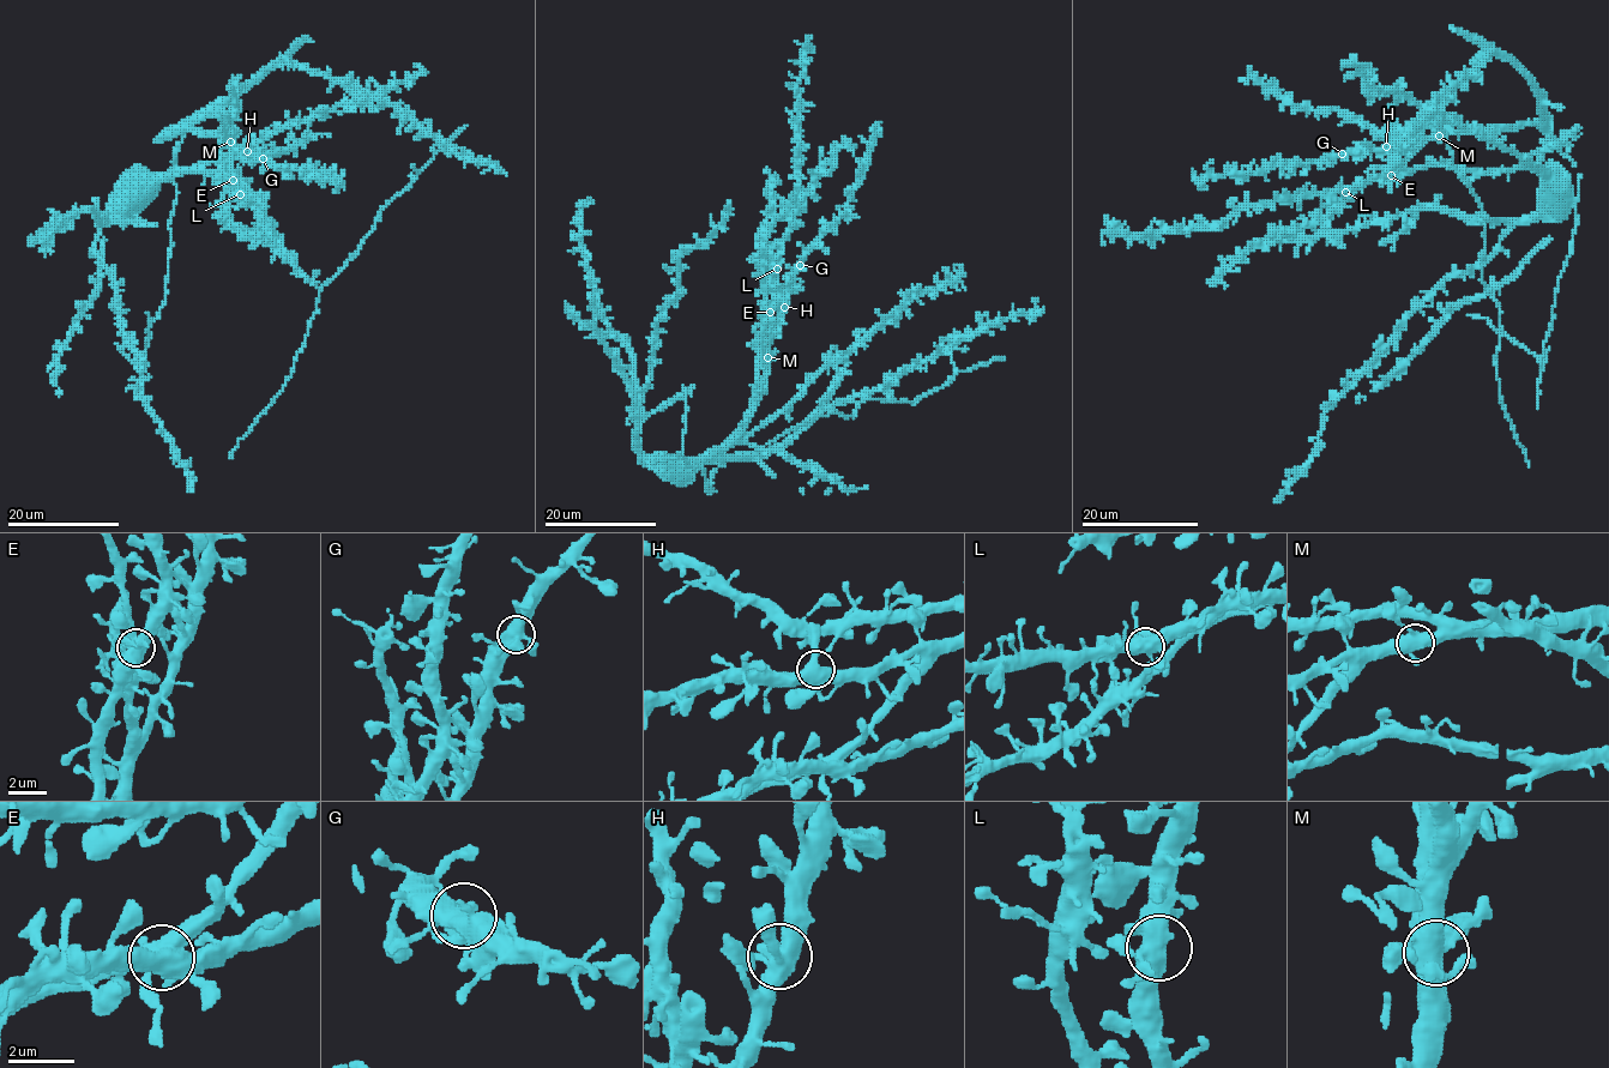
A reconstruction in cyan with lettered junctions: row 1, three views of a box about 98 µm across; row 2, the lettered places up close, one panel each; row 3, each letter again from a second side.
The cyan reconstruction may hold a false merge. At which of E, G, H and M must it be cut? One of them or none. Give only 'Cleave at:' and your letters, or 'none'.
Cleave at: none

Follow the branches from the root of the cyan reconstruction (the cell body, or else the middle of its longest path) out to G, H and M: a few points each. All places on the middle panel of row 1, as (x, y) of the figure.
G: (736, 430), (760, 390), (767, 343), (785, 302), (790, 276), (800, 265)
H: (736, 430), (760, 390), (767, 343), (784, 307)
M: (736, 430), (760, 390), (767, 357)

